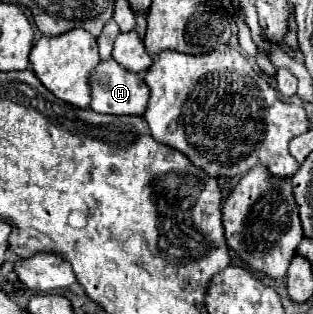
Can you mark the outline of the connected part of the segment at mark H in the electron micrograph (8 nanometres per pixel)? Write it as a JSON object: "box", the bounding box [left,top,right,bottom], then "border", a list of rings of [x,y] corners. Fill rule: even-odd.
{"box":[89,60,149,116],"border":[[[101,60],[93,74],[89,108],[99,114],[141,116],[149,100],[149,88],[135,72],[125,70],[115,60]]]}

